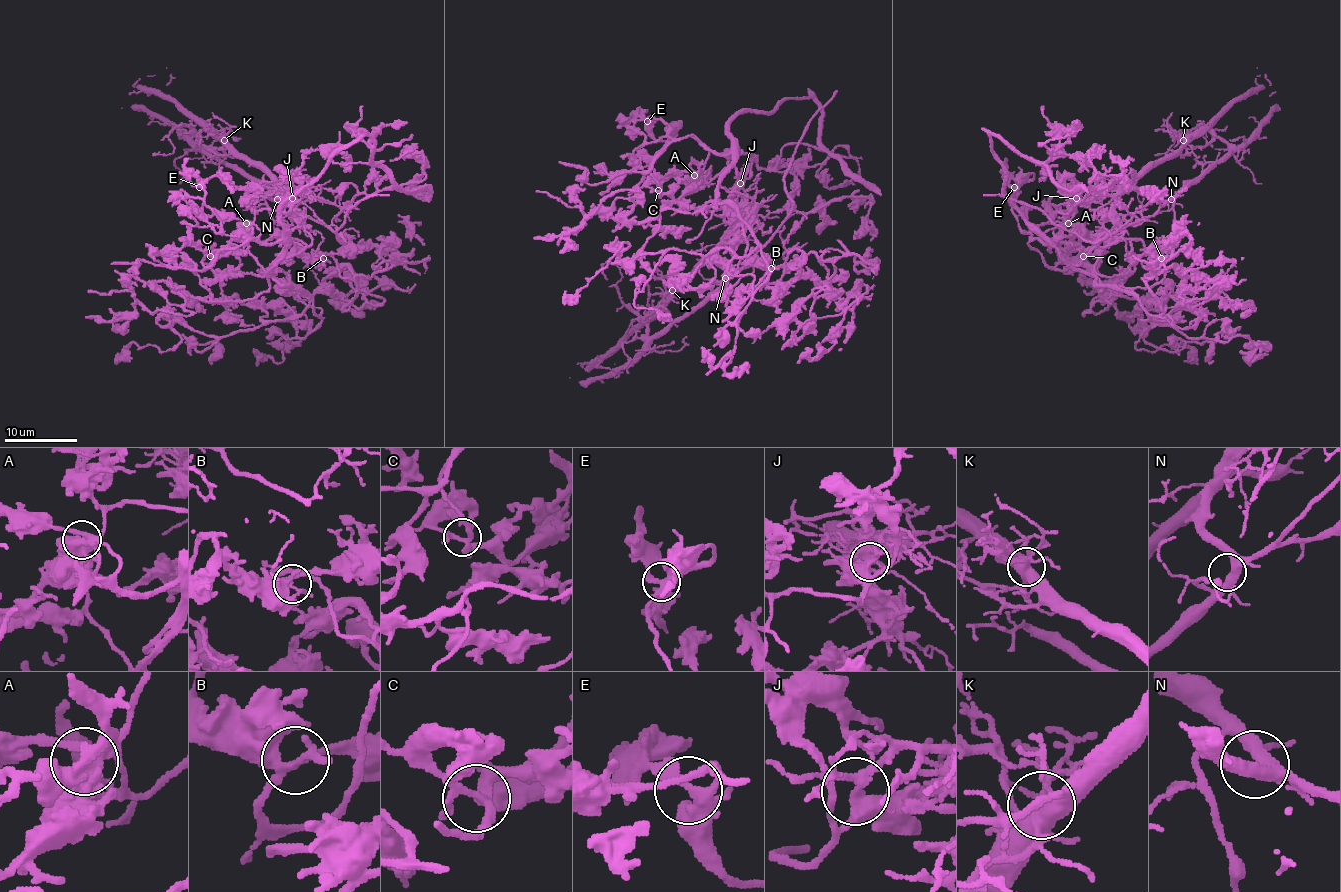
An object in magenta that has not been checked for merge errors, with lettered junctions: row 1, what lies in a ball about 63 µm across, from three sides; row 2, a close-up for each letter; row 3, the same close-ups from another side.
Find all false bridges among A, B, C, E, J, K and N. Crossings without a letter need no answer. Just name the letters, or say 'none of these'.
J, K

